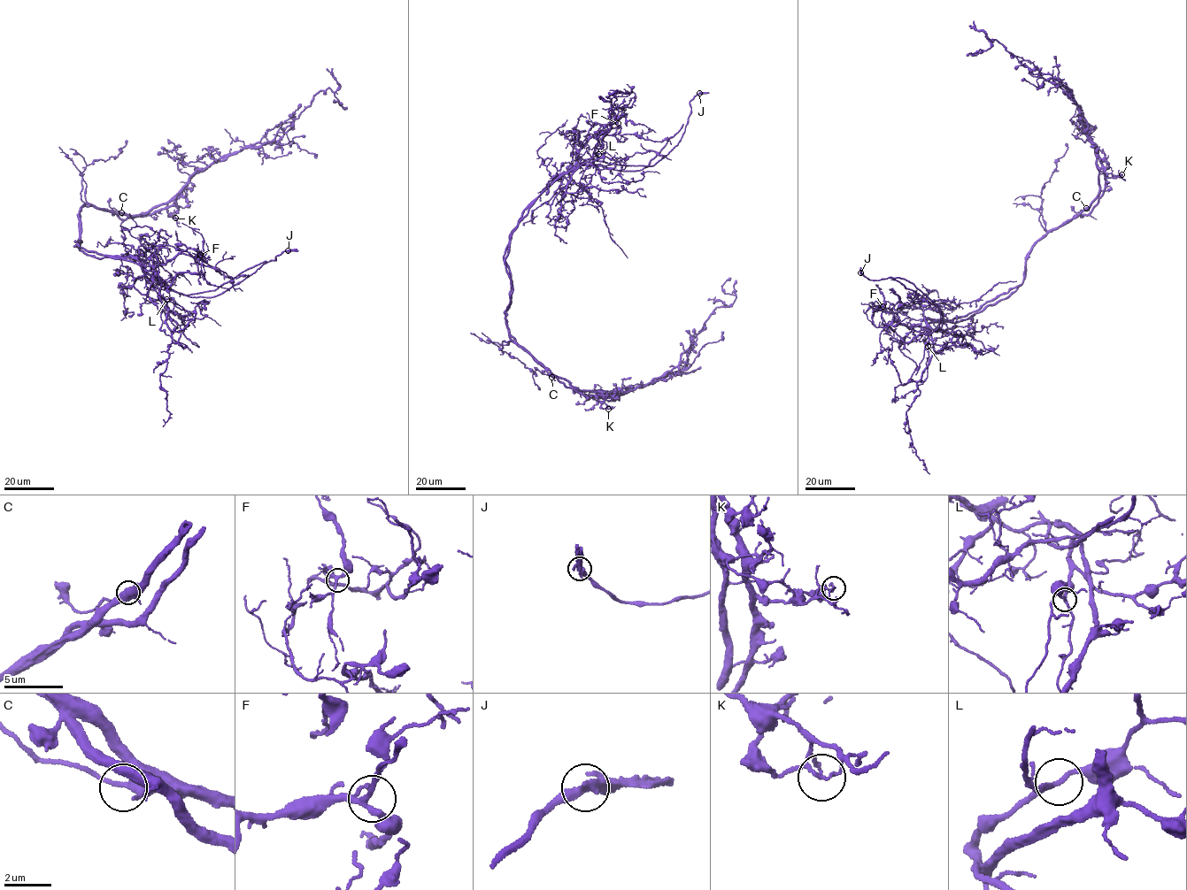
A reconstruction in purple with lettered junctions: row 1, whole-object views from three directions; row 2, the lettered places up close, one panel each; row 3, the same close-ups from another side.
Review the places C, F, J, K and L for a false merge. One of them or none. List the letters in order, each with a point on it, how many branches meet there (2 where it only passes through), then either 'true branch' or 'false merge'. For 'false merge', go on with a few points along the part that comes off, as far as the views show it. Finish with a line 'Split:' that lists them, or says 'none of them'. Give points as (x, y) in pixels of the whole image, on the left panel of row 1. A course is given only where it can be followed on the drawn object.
C: at (121, 212); 2 branches meet; true branch
F: at (200, 255); 3 branches meet; true branch
J: at (288, 250); 2 branches meet; true branch
K: at (175, 218); 2 branches meet; false merge; foreign part runs (175, 218), (160, 209), (121, 218), (88, 203), (74, 246), (134, 263), (160, 286), (172, 341), (163, 426)
L: at (166, 299); 3 branches meet; true branch
Split: K

